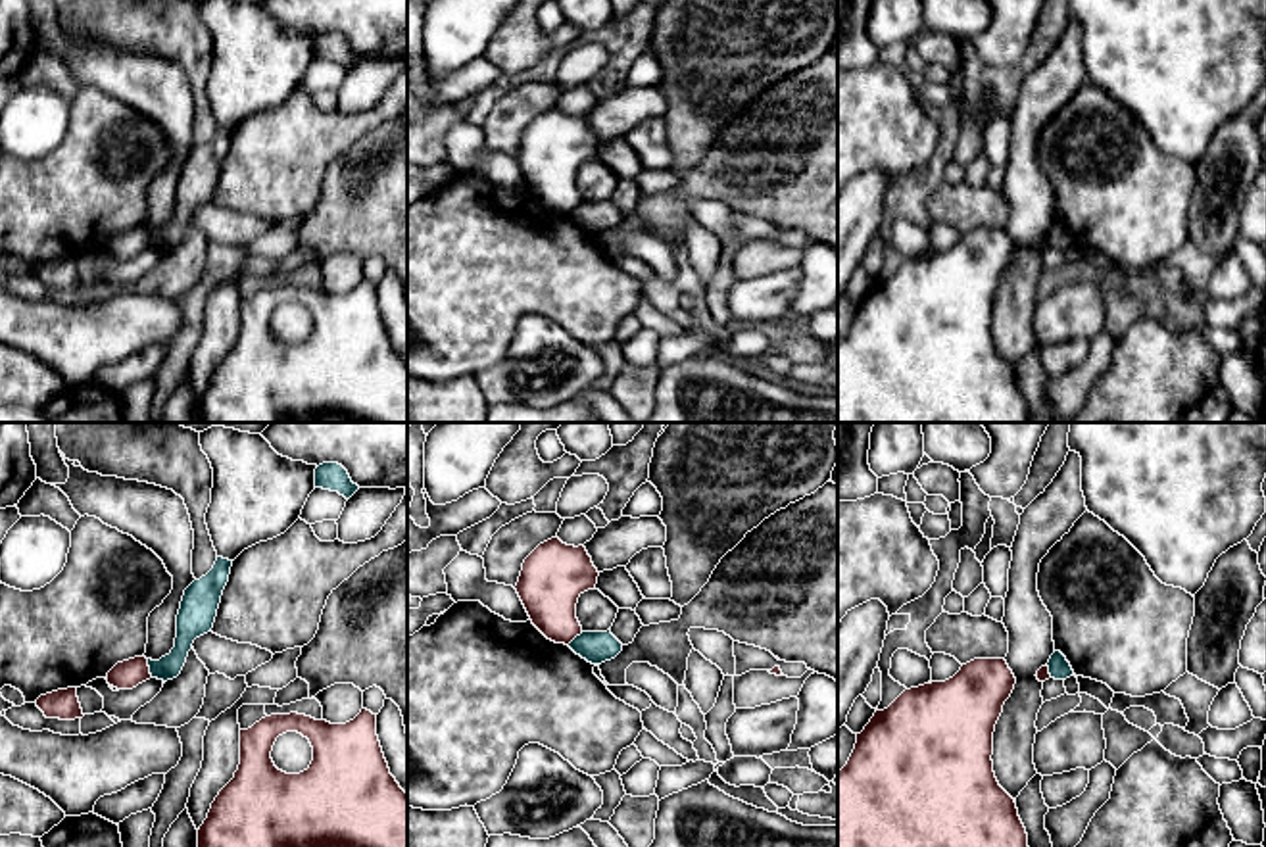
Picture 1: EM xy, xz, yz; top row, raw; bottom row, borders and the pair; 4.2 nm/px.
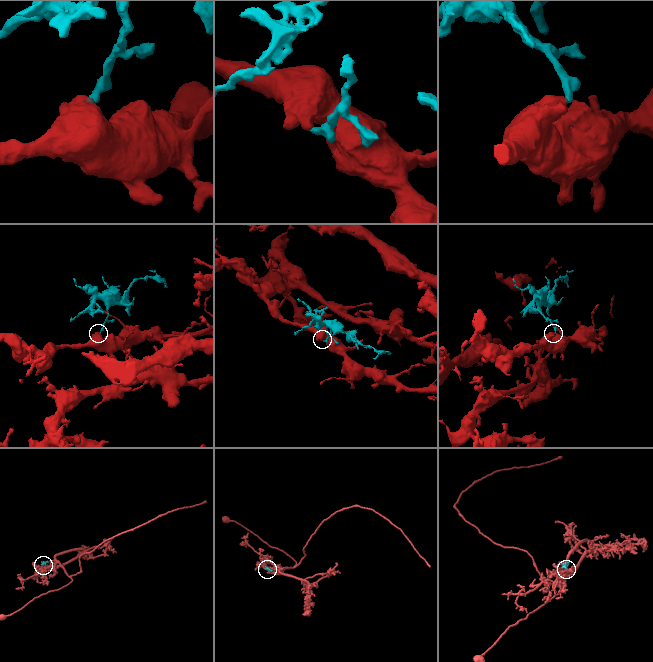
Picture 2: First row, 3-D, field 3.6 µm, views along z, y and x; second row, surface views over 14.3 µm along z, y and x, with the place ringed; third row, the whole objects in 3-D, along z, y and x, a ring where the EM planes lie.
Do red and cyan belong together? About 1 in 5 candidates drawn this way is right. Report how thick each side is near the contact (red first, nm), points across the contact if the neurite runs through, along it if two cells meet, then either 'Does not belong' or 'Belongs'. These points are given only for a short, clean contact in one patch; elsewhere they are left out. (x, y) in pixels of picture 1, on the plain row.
Thickness 120 nm (red) against 110 nm. Boundary: xy (146, 229), (152, 246). Does not belong

